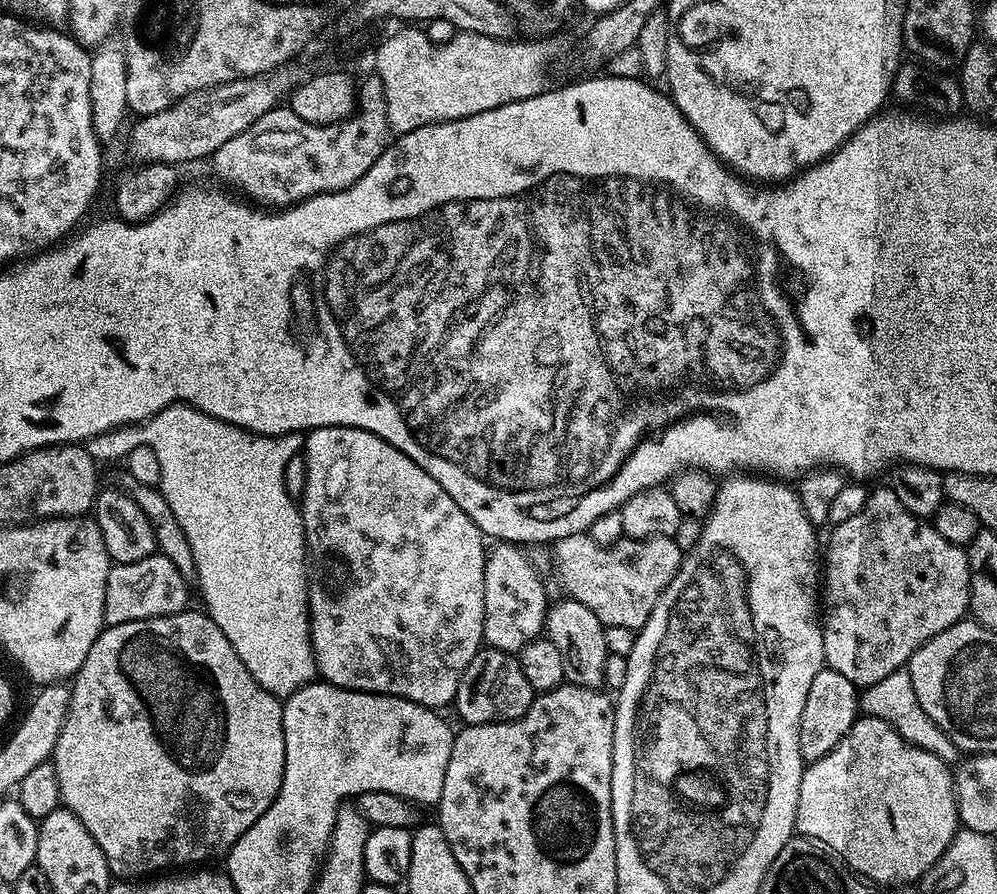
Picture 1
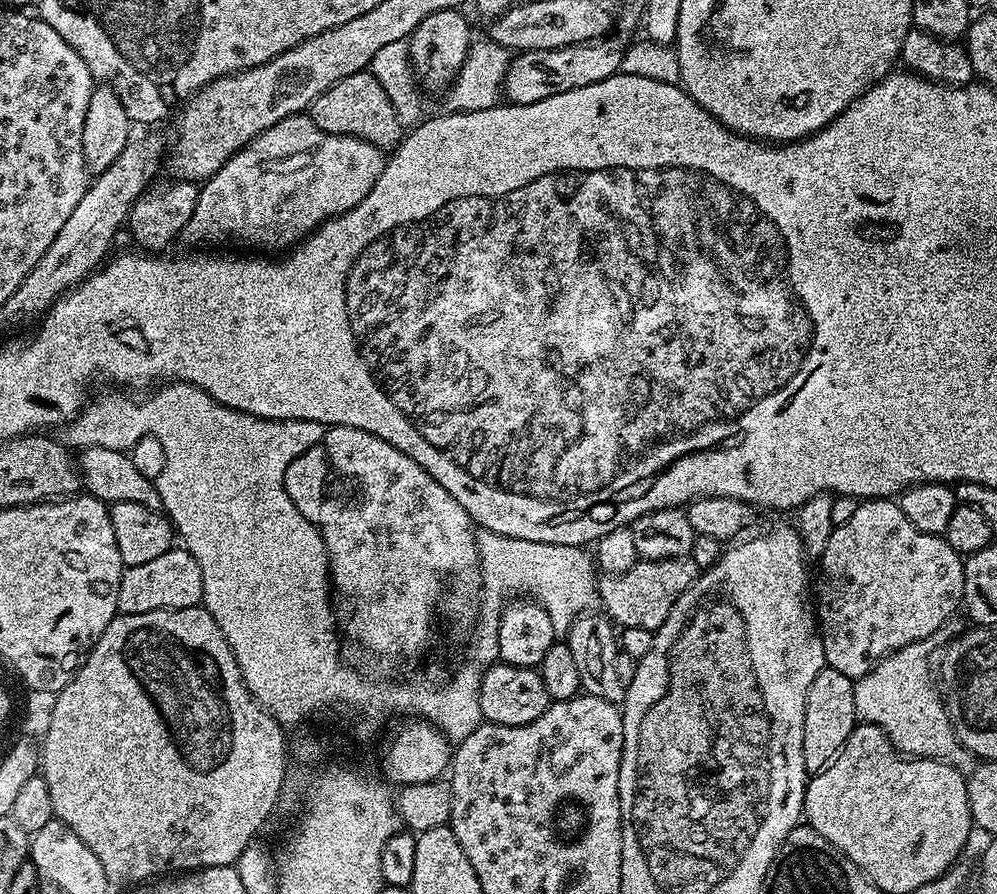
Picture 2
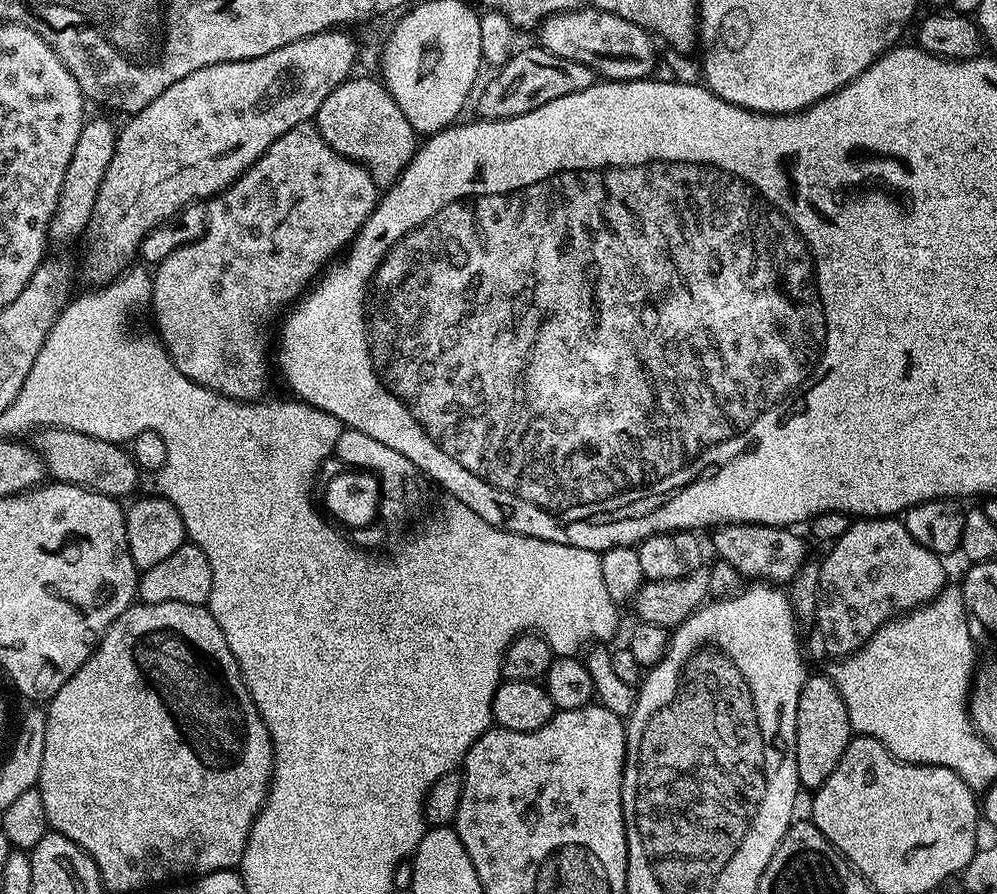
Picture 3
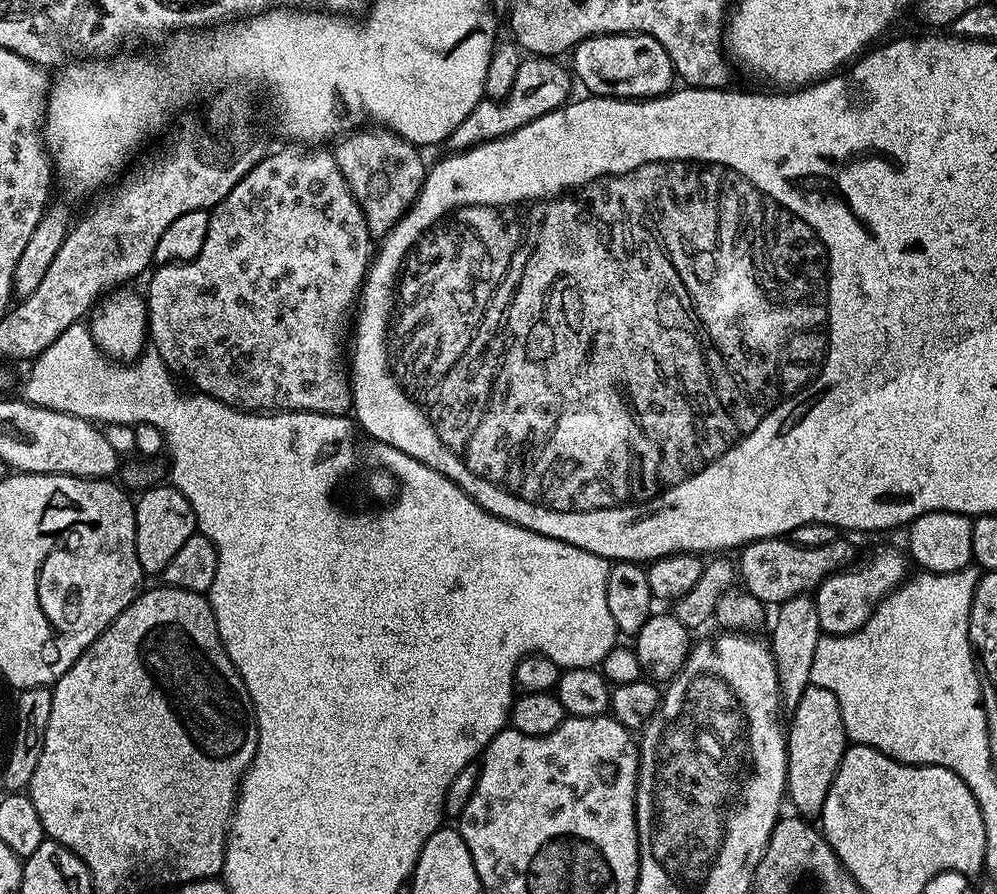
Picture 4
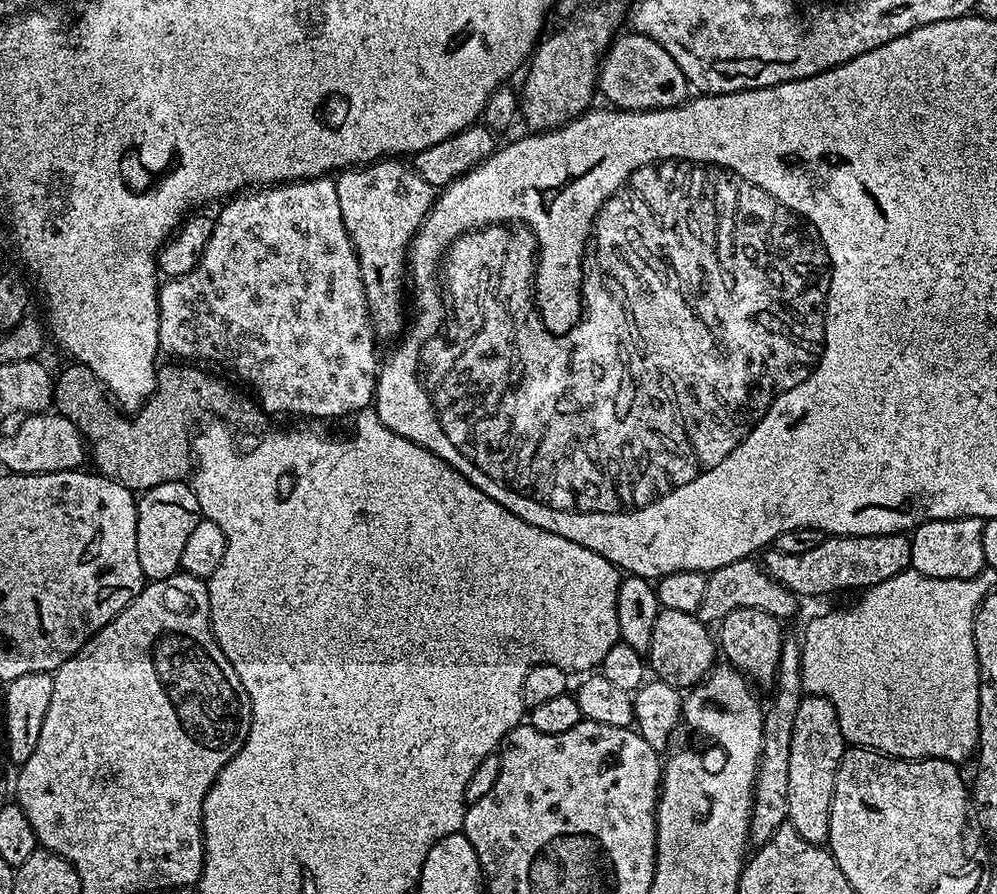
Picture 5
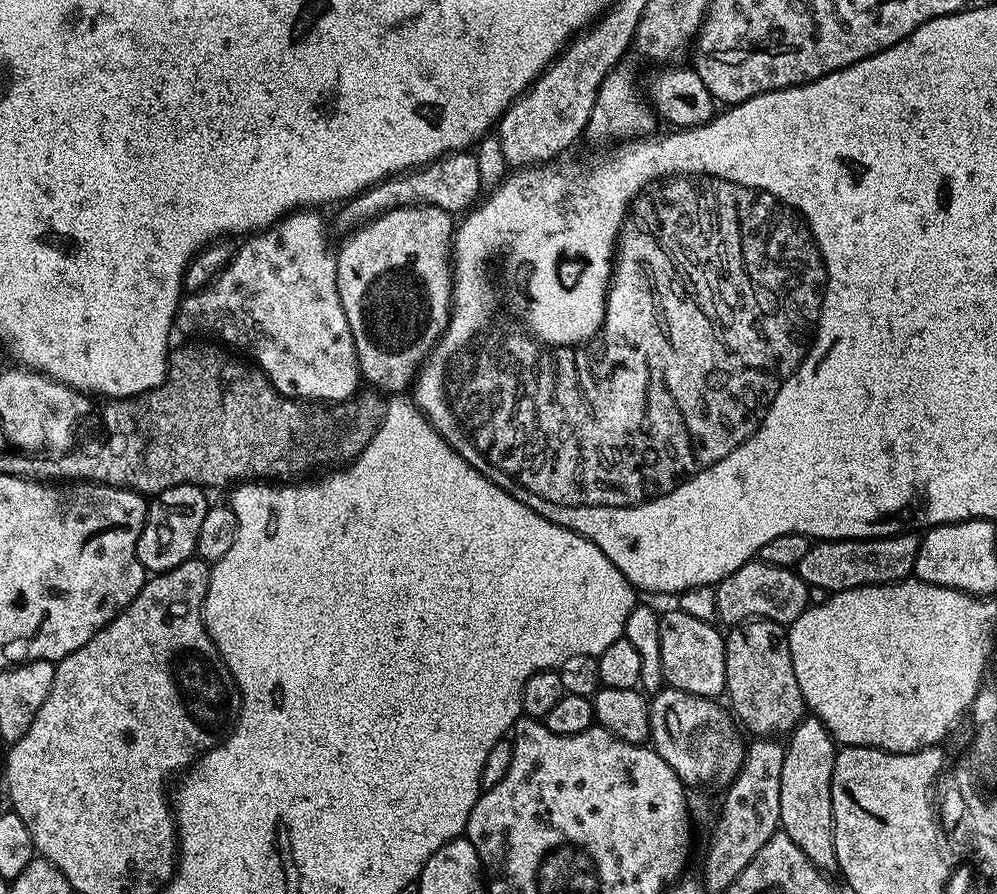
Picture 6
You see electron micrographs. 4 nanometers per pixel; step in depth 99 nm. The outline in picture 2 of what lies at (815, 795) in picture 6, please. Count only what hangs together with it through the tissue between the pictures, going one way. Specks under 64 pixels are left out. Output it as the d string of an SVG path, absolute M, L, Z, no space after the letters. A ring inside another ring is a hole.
M825 666L818 674L818 678L814 678L814 682L810 682L810 690L806 694L806 714L802 730L804 769L809 774L815 774L828 767L837 754L844 749L844 743L850 738L857 723L854 681L846 674L838 674L838 670Z

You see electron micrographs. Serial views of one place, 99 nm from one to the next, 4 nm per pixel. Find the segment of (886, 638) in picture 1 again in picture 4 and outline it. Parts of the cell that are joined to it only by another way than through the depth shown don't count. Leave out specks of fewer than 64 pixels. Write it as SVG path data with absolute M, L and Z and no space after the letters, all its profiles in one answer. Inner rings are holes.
M880 544L873 552L866 553L861 560L859 557L855 562L824 579L814 592L818 622L823 635L845 636L858 631L870 618L870 614L874 614L874 610L884 601L885 596L893 588L904 583L910 572L910 560L901 549L900 552L892 544Z

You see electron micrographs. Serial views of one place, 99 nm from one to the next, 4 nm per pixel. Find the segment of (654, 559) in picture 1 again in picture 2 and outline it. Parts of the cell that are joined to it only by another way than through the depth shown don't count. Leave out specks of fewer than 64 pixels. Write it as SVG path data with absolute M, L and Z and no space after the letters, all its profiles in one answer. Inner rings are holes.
M688 556L673 560L637 559L628 570L605 575L598 584L598 604L613 625L621 629L641 628L655 633L666 620L674 602L696 581L698 568Z

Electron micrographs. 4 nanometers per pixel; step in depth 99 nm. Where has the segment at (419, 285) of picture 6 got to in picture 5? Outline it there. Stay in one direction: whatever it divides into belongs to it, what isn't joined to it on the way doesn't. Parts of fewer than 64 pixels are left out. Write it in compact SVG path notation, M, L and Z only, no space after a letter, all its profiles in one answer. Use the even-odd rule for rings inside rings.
M385 158L377 160L374 164L349 168L341 171L335 177L335 182L338 190L338 206L342 206L342 222L352 239L362 274L362 286L368 303L371 328L381 341L382 339L395 341L406 328L403 290L404 280L406 284L406 245L436 203L437 189L432 188L430 182L426 182L426 178L422 178L415 168L400 158Z

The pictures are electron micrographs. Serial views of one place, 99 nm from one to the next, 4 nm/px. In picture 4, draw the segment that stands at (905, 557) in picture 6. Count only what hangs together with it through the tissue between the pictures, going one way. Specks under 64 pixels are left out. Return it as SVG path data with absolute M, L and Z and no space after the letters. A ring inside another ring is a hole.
M771 536L745 544L739 549L738 556L739 583L744 591L754 594L754 598L758 598L765 606L775 606L795 596L811 593L820 587L825 578L854 560L852 548L844 538L826 542L826 546L803 548L793 544L791 539Z

